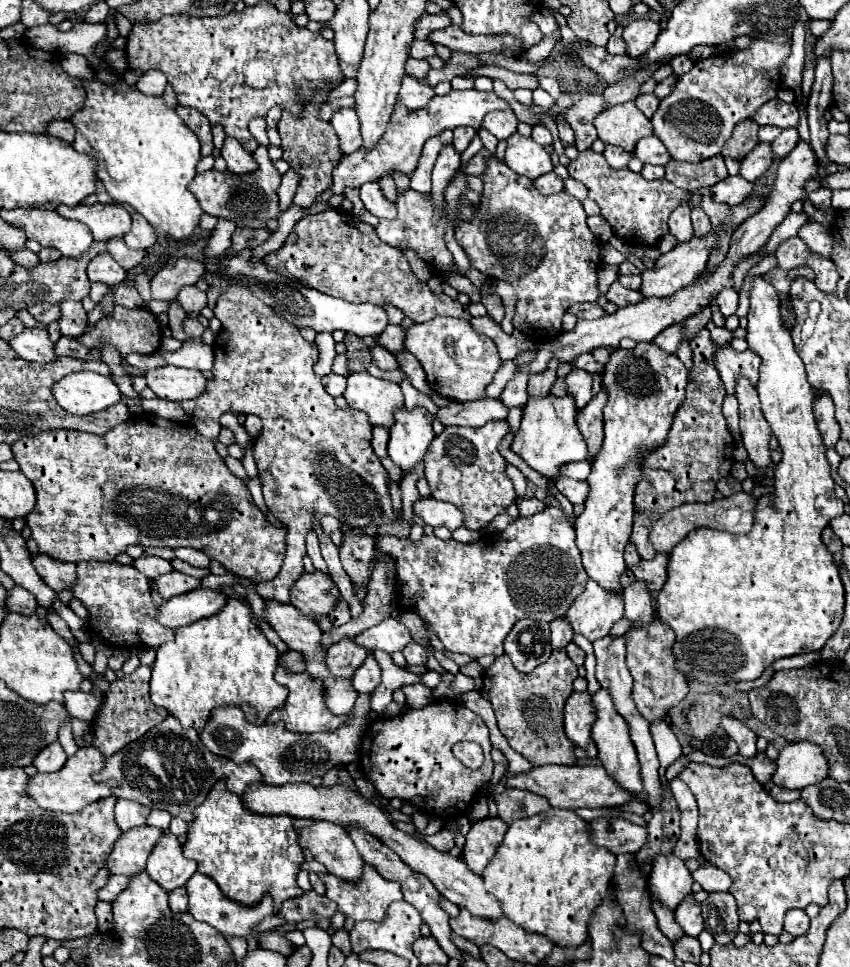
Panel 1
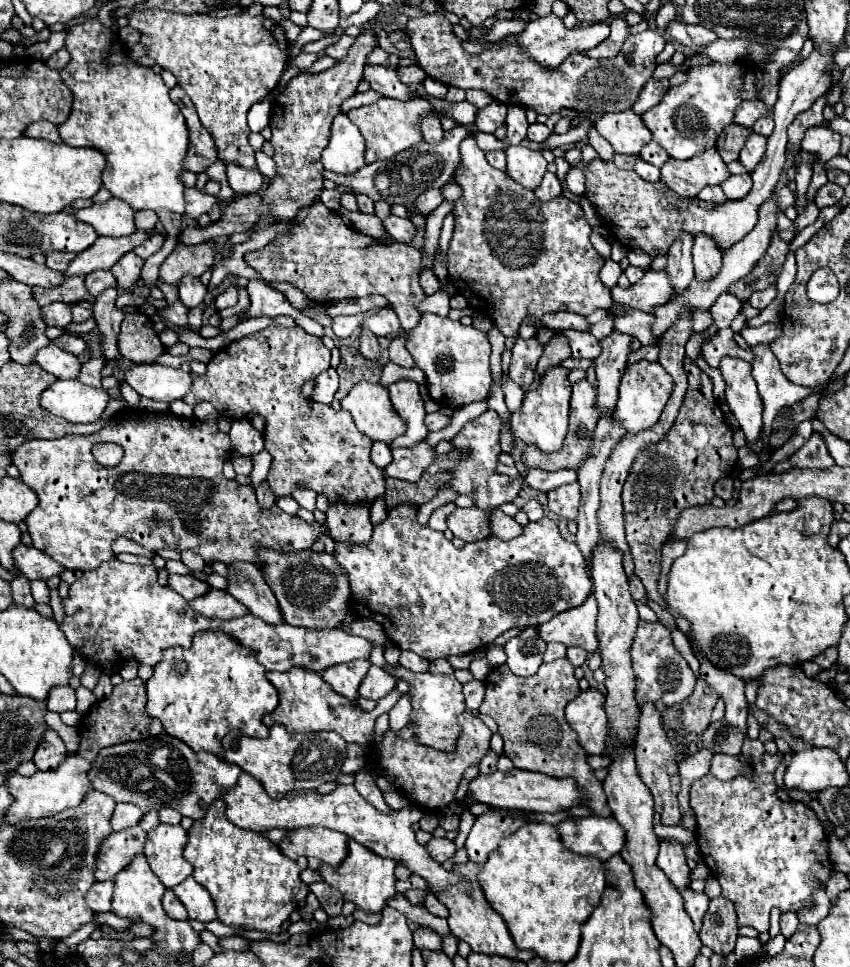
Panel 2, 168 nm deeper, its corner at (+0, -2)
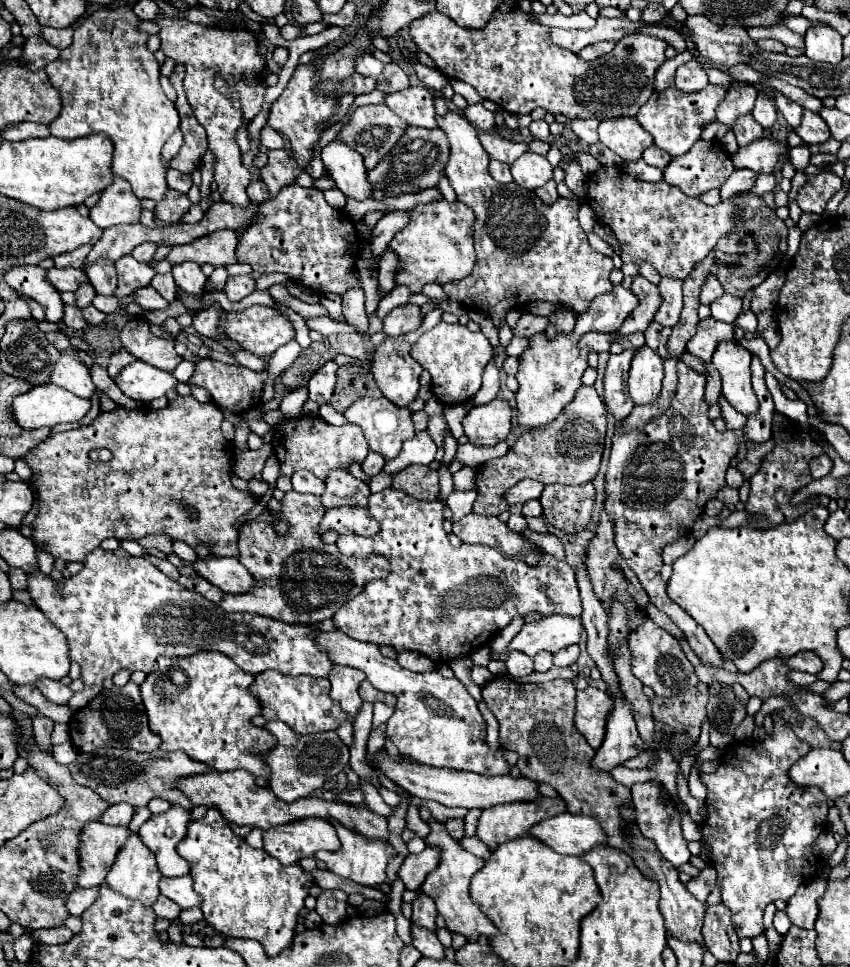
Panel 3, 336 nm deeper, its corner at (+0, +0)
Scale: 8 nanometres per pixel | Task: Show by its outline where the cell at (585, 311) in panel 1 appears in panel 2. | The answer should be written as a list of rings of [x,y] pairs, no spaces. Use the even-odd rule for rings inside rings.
[[[552,312],[552,314],[546,314],[544,318],[540,318],[540,324],[550,328],[550,330],[558,330],[558,332],[564,332],[564,330],[588,330],[590,324],[586,322],[584,316],[580,314],[572,314],[572,312]]]

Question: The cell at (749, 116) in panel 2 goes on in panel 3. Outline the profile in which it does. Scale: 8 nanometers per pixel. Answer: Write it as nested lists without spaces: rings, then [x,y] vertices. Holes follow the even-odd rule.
[[[734,82],[728,88],[726,100],[720,102],[720,108],[716,112],[718,114],[718,122],[722,122],[728,128],[732,128],[736,118],[746,116],[746,114],[752,112],[754,100],[756,100],[756,88],[754,86],[742,84],[742,82]]]

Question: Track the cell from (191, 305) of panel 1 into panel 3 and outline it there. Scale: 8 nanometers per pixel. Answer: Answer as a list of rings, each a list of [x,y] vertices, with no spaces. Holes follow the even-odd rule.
[[[192,262],[178,264],[178,266],[172,268],[172,276],[176,280],[176,286],[186,294],[200,296],[200,292],[204,290],[206,276],[204,276],[204,272],[200,270],[198,264],[192,264]]]

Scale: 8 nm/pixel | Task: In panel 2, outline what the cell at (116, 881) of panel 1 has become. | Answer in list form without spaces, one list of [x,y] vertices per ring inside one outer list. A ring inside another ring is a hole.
[[[96,882],[92,890],[88,890],[86,894],[86,906],[92,912],[108,912],[112,900],[112,888],[114,882]]]

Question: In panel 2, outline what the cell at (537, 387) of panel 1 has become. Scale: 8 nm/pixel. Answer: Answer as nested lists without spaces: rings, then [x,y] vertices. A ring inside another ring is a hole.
[[[556,334],[548,344],[544,344],[544,354],[538,362],[538,374],[544,374],[550,366],[562,364],[566,358],[570,358],[568,340],[562,334]]]

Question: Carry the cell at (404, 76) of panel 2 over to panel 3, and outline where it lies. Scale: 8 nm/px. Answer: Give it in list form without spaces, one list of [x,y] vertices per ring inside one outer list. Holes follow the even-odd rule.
[[[386,64],[384,72],[380,74],[380,80],[376,82],[376,90],[388,94],[388,92],[398,92],[408,88],[408,76],[398,64]]]

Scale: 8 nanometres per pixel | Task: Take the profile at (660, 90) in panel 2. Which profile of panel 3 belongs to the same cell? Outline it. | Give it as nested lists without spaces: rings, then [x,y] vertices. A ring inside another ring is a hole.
[[[686,50],[684,54],[678,54],[678,56],[672,58],[672,60],[666,60],[666,62],[658,68],[658,72],[656,72],[656,76],[654,76],[654,92],[658,94],[658,92],[664,92],[666,88],[674,86],[674,72],[676,72],[676,68],[682,66],[682,64],[686,64],[688,60],[692,60],[692,54],[690,54],[688,50]]]

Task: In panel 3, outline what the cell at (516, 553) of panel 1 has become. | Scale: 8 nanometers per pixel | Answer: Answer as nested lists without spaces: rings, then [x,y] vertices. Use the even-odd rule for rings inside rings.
[[[386,488],[380,494],[370,496],[368,510],[372,518],[380,524],[380,532],[366,538],[356,534],[338,536],[336,546],[344,558],[366,560],[372,554],[384,556],[390,564],[390,576],[382,580],[370,580],[364,590],[352,598],[344,608],[336,612],[332,618],[334,624],[348,636],[394,646],[398,652],[416,650],[428,656],[434,662],[448,662],[460,654],[470,654],[476,648],[484,646],[494,634],[506,628],[514,618],[526,618],[534,612],[548,614],[582,614],[582,602],[578,584],[574,578],[574,568],[566,560],[556,560],[548,552],[540,552],[540,560],[536,566],[528,566],[520,556],[504,556],[500,550],[490,546],[454,547],[444,532],[444,504],[440,500],[418,500],[404,492],[396,492],[394,488]]]

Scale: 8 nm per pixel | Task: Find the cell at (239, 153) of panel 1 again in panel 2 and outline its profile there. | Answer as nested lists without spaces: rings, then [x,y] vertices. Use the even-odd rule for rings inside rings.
[[[230,164],[226,168],[228,184],[236,194],[254,194],[262,188],[262,174],[258,170],[246,170],[242,166]]]

